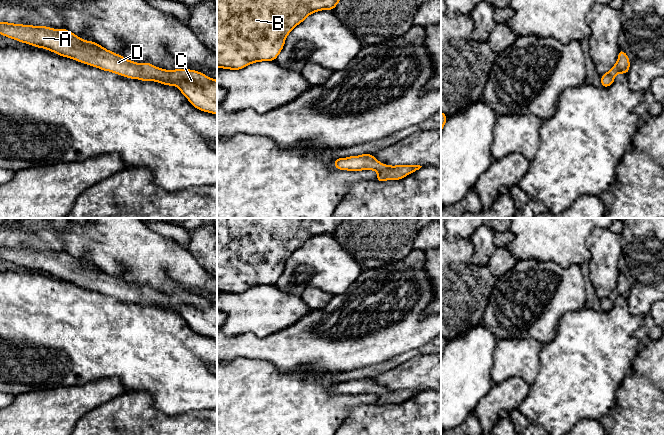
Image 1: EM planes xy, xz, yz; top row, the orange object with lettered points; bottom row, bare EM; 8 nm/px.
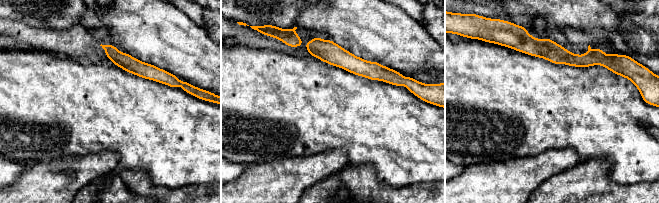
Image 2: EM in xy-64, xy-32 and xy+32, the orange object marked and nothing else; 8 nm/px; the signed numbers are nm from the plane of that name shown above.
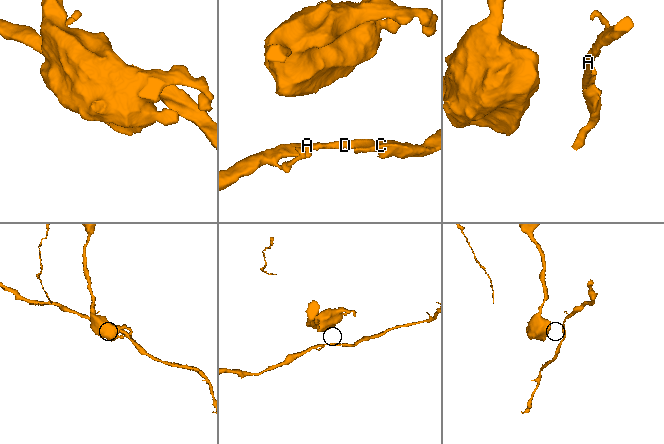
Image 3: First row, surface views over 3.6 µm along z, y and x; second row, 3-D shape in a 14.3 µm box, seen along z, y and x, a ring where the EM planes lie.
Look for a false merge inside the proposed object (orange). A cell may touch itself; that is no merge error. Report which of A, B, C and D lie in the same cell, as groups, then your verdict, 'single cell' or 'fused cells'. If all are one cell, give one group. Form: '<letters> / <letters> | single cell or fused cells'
A B C D | single cell

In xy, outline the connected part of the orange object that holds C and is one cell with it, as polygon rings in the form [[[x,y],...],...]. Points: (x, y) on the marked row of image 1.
[[[0,22],[0,34],[127,78],[176,85],[193,107],[217,115],[217,80],[196,70],[164,70],[149,62],[139,64],[95,42],[84,41],[67,29]]]

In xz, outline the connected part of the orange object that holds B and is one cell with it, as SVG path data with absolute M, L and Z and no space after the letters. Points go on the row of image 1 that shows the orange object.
M217 0L217 67L240 70L249 64L260 61L274 61L284 47L285 39L291 30L304 19L320 10L333 10L340 0Z

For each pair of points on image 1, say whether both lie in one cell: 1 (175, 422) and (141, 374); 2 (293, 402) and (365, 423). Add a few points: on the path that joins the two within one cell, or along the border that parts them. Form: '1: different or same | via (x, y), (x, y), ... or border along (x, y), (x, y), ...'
1: different | border along (151, 400), (156, 409), (167, 414), (193, 410)
2: different | border along (367, 404), (356, 406), (340, 424)

